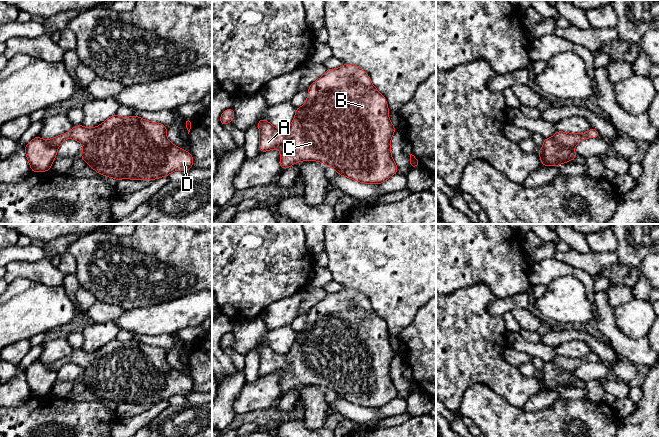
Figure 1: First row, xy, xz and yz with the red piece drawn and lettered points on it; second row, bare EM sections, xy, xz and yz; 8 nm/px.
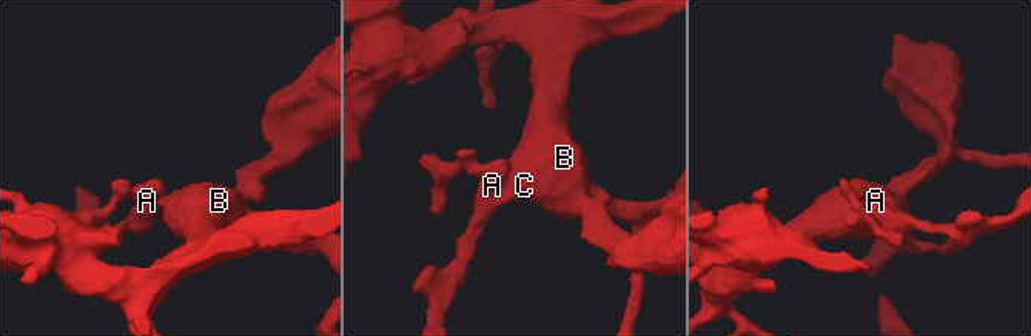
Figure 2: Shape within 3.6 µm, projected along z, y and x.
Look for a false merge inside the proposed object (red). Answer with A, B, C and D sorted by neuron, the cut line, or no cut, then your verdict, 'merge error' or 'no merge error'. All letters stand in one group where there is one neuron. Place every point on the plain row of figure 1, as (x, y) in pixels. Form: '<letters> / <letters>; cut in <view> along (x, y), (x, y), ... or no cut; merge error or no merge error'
A B C D; no cut; no merge error

